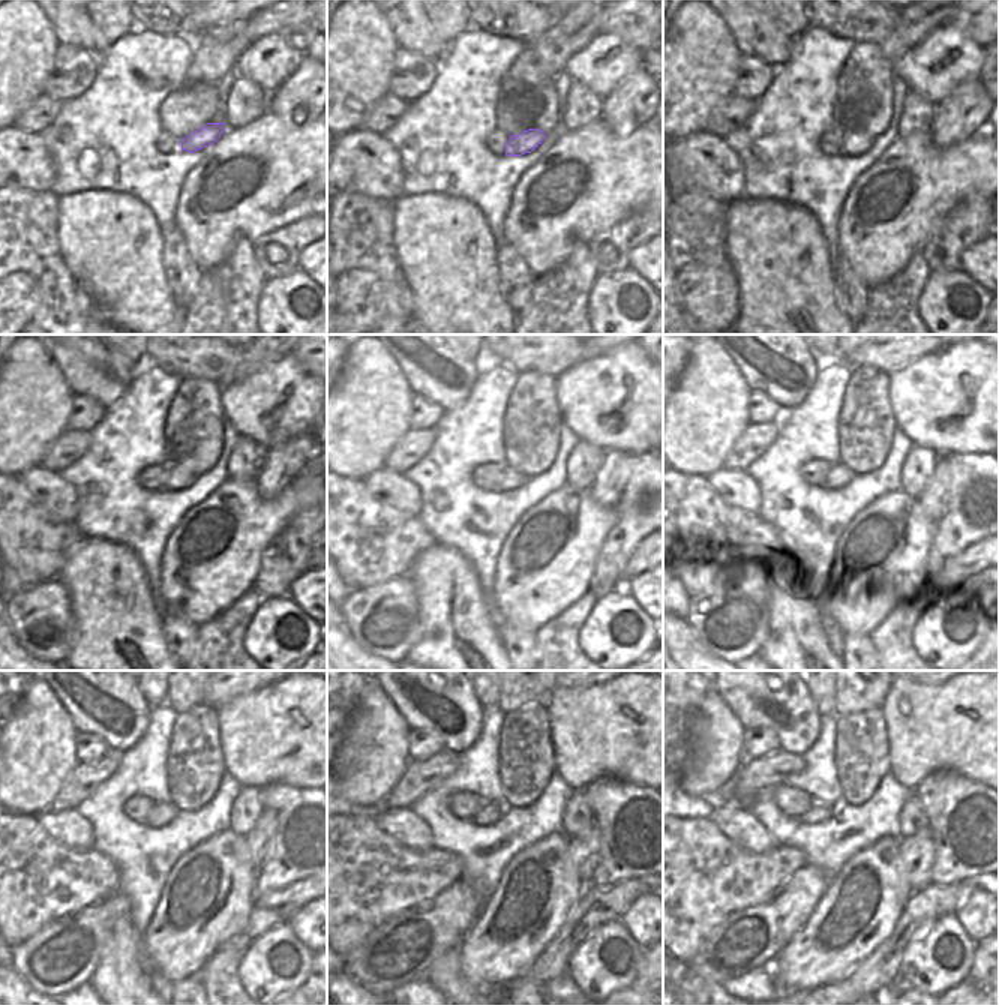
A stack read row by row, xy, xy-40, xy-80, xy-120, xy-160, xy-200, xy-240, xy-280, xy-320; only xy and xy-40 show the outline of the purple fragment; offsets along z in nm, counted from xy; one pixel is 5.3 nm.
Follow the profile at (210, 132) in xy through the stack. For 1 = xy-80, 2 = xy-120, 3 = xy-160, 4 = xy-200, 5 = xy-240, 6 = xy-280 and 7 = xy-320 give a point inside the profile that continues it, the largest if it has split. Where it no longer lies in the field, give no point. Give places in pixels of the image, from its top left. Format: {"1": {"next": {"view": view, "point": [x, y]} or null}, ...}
{"1": {"next": {"view": "xy-80", "point": [854, 143]}}, "2": {"next": {"view": "xy-120", "point": [177, 477]}}, "3": {"next": {"view": "xy-160", "point": [509, 477]}}, "4": {"next": {"view": "xy-200", "point": [839, 474]}}, "5": {"next": {"view": "xy-240", "point": [162, 812]}}, "6": {"next": {"view": "xy-280", "point": [491, 812]}}, "7": {"next": {"view": "xy-320", "point": [816, 813]}}}

